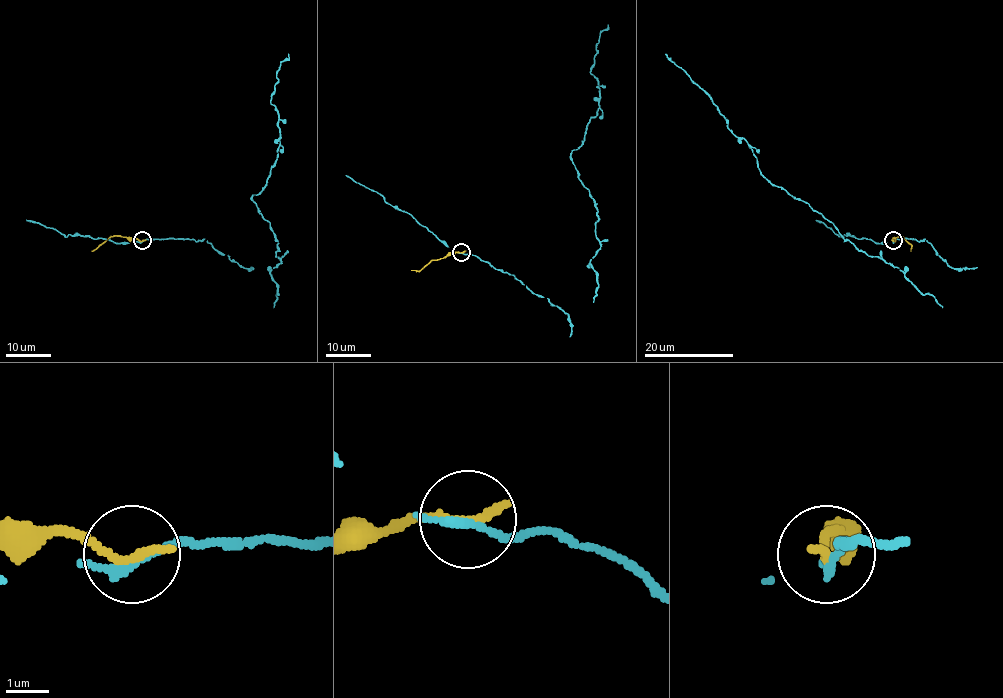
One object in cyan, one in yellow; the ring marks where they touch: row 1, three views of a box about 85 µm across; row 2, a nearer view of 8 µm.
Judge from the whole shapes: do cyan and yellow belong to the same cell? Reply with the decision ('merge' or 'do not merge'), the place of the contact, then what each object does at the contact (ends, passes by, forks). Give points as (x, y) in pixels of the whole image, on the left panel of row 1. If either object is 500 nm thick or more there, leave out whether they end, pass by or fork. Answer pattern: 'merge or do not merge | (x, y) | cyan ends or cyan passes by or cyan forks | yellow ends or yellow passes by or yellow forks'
do not merge | (142, 240) | cyan passes by | yellow ends

